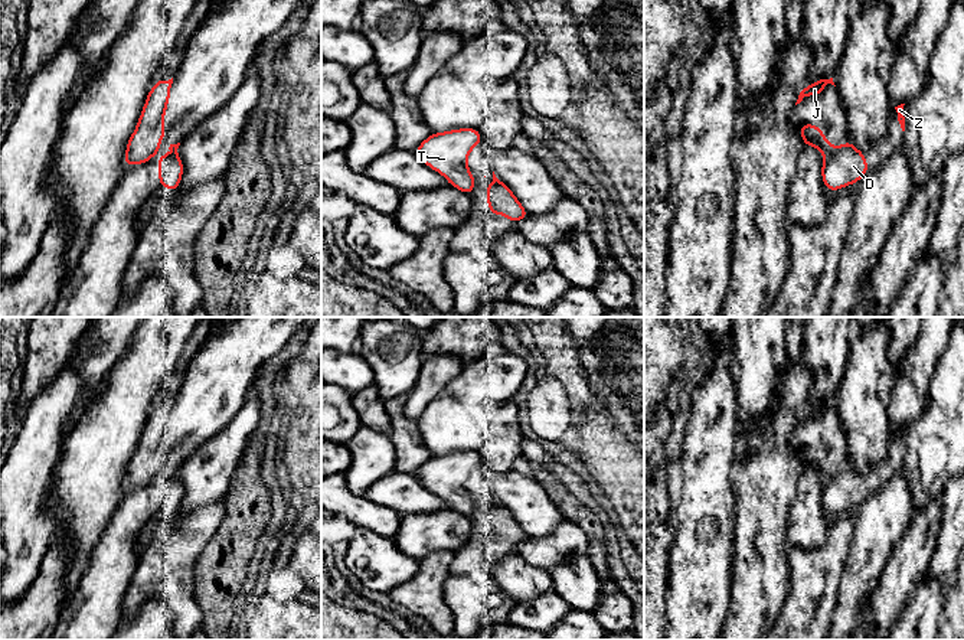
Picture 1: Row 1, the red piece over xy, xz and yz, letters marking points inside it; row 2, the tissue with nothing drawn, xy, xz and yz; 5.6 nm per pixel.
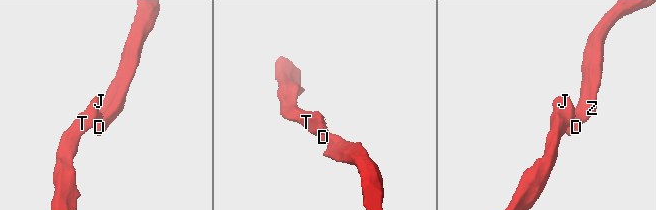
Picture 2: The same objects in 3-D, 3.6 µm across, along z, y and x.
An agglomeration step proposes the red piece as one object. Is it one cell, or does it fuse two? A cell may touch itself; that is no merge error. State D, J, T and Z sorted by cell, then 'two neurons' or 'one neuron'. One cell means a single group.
D Z / J T; two neurons

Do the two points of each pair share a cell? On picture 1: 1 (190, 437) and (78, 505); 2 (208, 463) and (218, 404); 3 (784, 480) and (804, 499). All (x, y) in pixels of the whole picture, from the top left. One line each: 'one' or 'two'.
1: two
2: two
3: two

